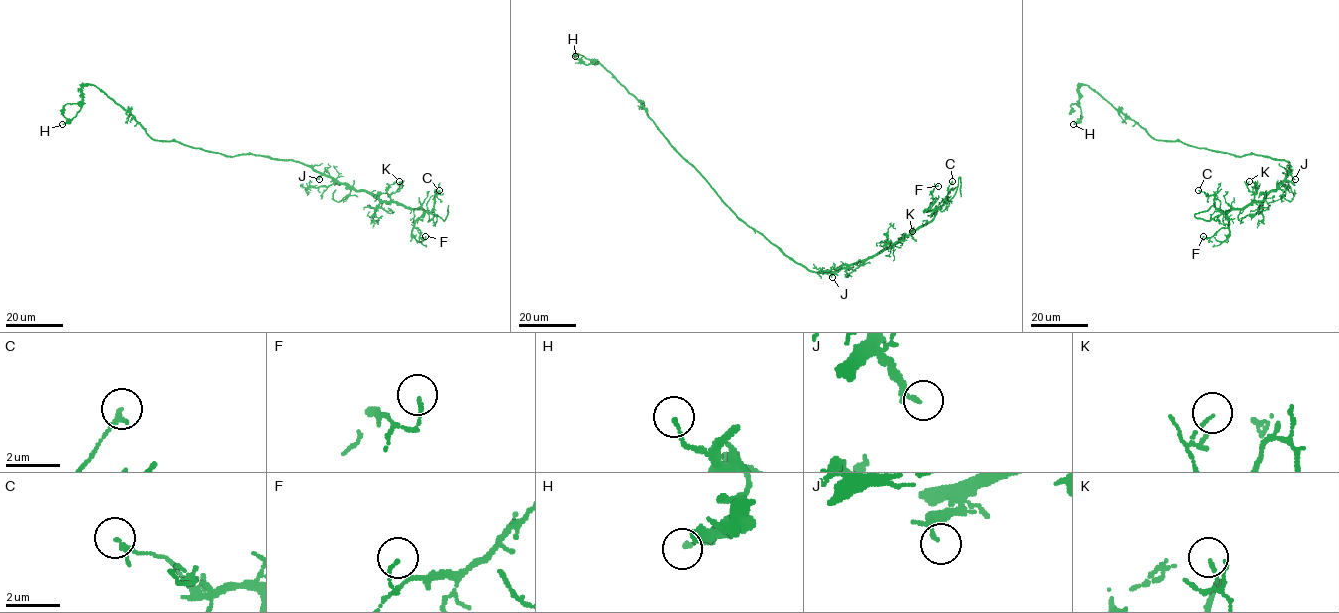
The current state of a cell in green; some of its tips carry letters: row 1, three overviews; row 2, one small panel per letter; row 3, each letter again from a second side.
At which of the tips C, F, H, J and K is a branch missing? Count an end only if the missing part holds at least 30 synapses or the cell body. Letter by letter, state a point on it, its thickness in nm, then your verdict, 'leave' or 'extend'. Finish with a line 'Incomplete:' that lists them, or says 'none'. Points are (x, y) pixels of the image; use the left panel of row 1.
C: at (439, 190); 110 nm thick; leave
F: at (425, 236); 110 nm thick; leave
H: at (62, 124); 140 nm thick; leave
J: at (319, 179); 120 nm thick; leave
K: at (399, 181); 90 nm thick; leave
Incomplete: none

